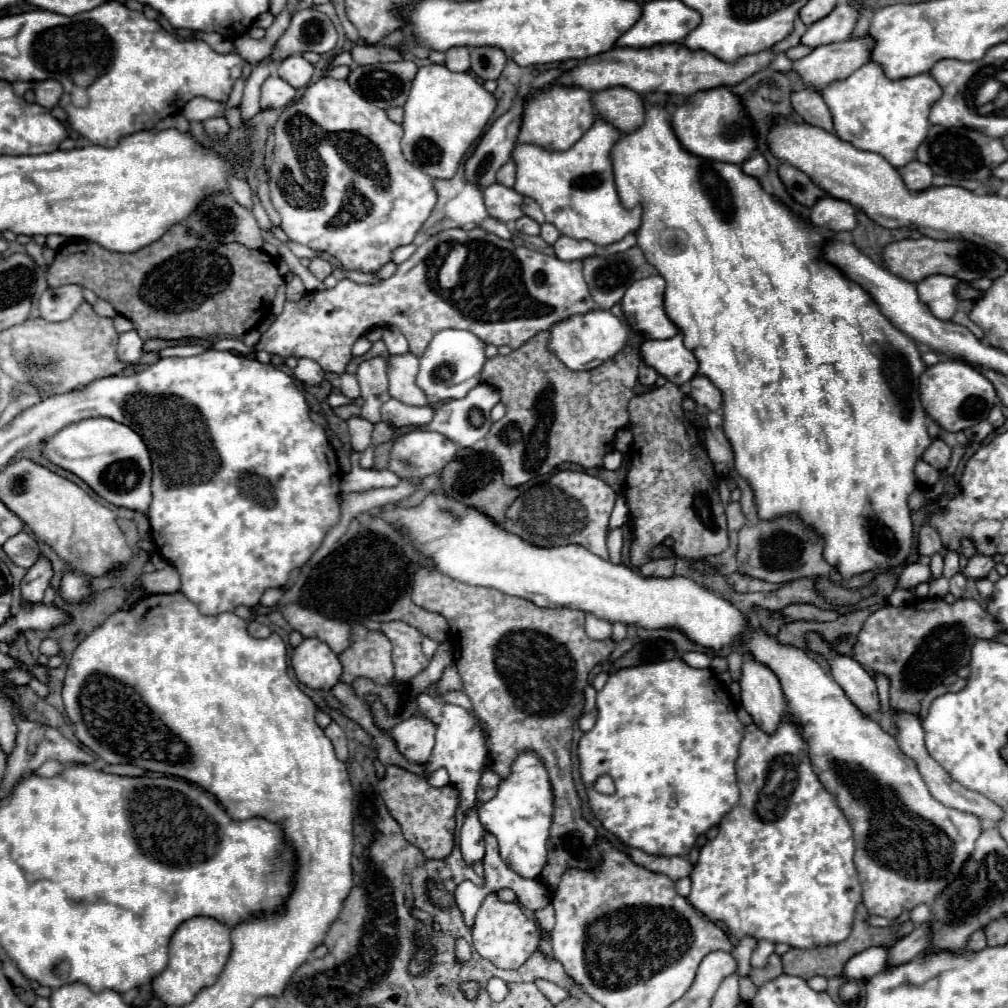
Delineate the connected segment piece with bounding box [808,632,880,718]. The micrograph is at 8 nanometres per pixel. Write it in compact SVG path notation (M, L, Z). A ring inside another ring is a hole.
M810 632L808 634L808 644L810 650L820 652L832 670L832 678L836 684L844 690L846 698L864 714L864 716L874 716L880 710L880 700L878 700L878 690L874 684L874 678L850 656L840 656L836 654L830 644L822 640L820 634Z

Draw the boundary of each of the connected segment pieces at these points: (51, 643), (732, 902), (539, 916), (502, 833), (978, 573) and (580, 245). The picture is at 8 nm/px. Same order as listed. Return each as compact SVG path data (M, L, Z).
M54 638L42 640L42 644L40 644L40 654L44 654L44 656L56 656L56 654L60 654L60 644L58 644L58 640L54 640Z
M784 718L780 728L768 736L756 724L748 724L740 742L736 776L742 794L740 802L722 818L718 836L700 850L698 864L690 874L692 890L686 900L712 922L724 922L728 932L738 940L752 936L800 950L846 940L852 930L856 906L862 902L862 888L852 862L852 828L834 796L814 776L800 728Z
M552 904L536 910L536 912L534 912L534 918L536 918L540 930L544 930L544 932L548 932L548 934L552 932L552 928L554 928L554 908L552 908Z
M520 754L512 766L510 778L502 780L498 794L478 808L482 826L498 838L502 860L524 878L538 878L546 864L546 840L552 822L552 788L540 760L532 754Z
M974 554L966 568L962 568L962 574L966 578L972 578L972 580L980 580L980 578L986 578L988 572L994 568L994 562L990 556L980 556L980 554Z
M560 236L558 242L554 244L556 256L560 260L584 260L596 254L596 244L590 240L576 240L570 236Z

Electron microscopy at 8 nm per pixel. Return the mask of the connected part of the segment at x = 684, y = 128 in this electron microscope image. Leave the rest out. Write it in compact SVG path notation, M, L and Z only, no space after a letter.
M728 88L698 92L694 94L694 98L678 106L672 116L672 130L686 152L716 162L742 164L756 146L752 124L744 114L744 106Z

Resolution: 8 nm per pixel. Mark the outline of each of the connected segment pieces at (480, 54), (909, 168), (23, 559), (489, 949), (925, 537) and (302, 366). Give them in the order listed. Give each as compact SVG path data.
M470 48L472 72L480 80L496 80L502 74L506 56L500 48Z
M918 160L906 164L898 170L906 188L912 192L922 192L932 186L932 170L926 164L918 164Z
M18 532L16 536L10 536L2 544L2 548L8 554L8 558L14 564L22 566L22 568L30 568L38 560L38 556L40 556L36 540L30 534L26 534L26 532Z
M488 894L476 914L476 924L472 930L474 938L474 948L476 952L490 960L494 966L504 968L504 970L516 970L520 968L532 952L538 950L540 946L540 930L536 924L522 912L518 904L504 904L498 900L496 894Z
M924 524L922 530L920 530L920 536L918 536L918 552L926 554L926 556L932 556L940 548L942 548L942 540L940 540L938 532L930 524Z
M300 358L298 360L298 366L294 368L294 378L304 382L304 384L310 384L310 386L316 386L324 380L324 370L310 358Z

